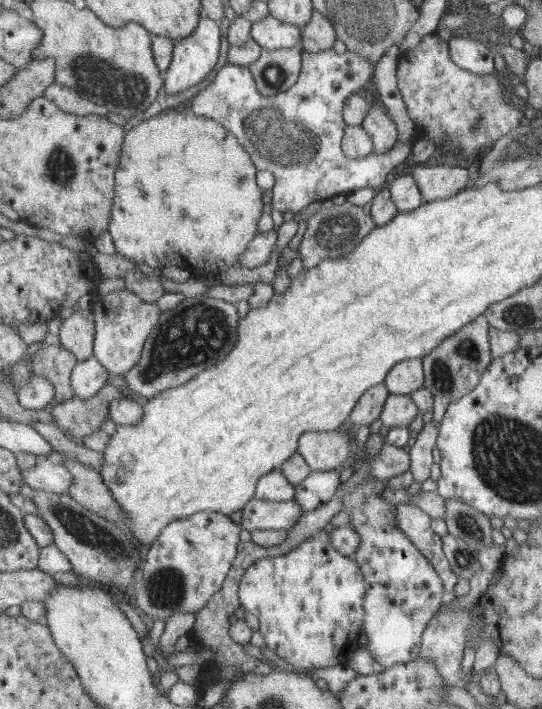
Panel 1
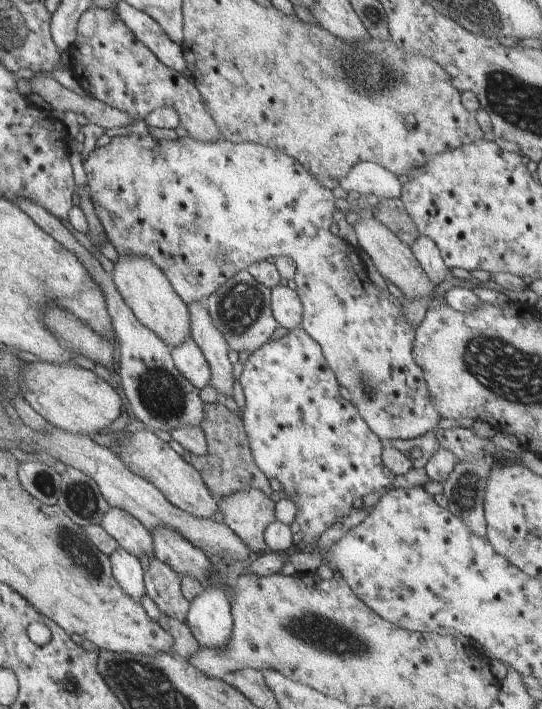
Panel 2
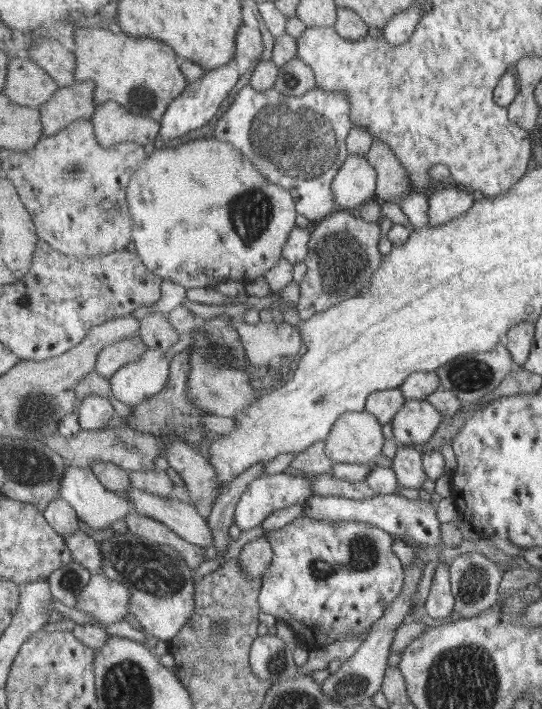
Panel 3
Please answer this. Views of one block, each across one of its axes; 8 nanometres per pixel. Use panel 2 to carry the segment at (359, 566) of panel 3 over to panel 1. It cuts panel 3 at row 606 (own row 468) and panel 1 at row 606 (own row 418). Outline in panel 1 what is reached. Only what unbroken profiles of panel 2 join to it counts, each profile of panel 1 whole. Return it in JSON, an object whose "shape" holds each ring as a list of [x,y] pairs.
{"shape":[[[323,529],[289,554],[257,560],[239,583],[241,606],[259,618],[266,646],[294,668],[333,667],[352,654],[364,622],[366,596],[359,564],[335,550]]]}

